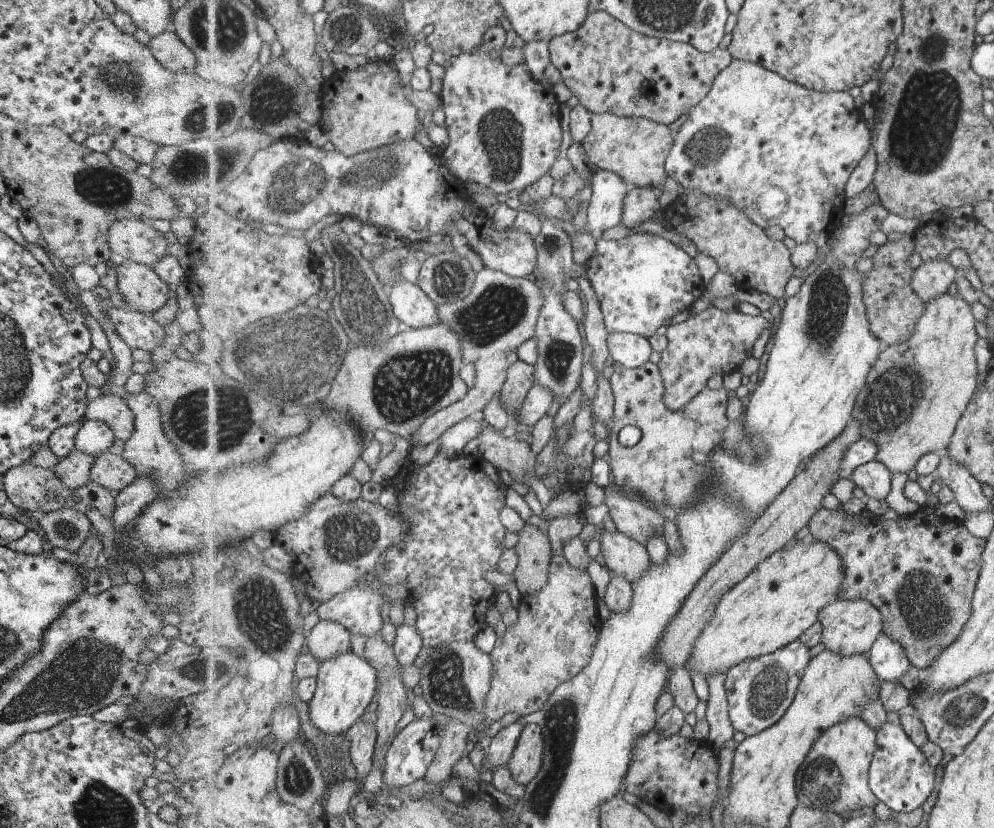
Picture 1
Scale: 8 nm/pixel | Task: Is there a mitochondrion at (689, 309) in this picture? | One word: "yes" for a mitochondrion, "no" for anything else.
no

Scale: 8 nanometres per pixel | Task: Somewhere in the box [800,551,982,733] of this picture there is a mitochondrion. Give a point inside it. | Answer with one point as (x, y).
(920, 597)

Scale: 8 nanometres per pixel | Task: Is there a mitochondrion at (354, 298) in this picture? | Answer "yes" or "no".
yes

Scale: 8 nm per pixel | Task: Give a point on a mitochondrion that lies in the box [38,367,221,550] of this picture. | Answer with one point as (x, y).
(65, 531)

